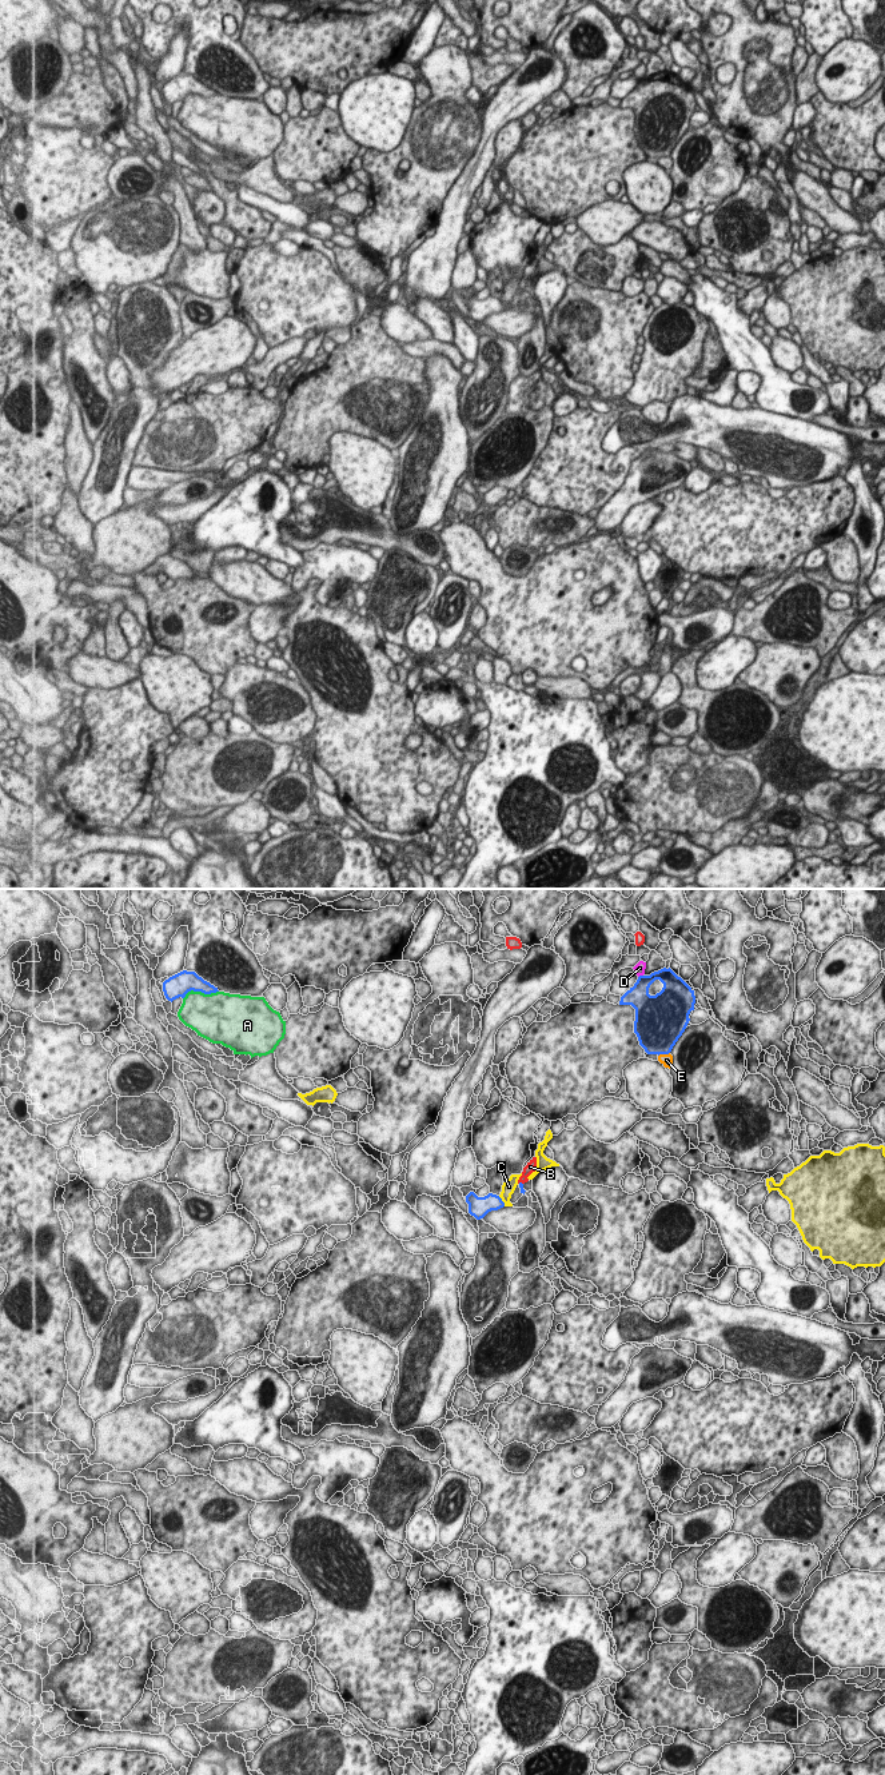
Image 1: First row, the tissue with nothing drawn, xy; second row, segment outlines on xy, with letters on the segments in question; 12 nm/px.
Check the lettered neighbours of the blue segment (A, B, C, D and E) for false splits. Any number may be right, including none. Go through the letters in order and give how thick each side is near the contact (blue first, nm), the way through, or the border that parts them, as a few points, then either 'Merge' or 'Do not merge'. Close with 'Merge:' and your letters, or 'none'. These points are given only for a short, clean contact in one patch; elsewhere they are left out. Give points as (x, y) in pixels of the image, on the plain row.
A: Thickness 280 nm (blue) against 440 nm. Do not merge
B: Thickness 60 nm (blue) against 120 nm. Path across: xy (521, 288), (521, 286), (530, 270). Merge
C: Thickness 220 nm (blue) against 160 nm. Do not merge
D: Thickness 260 nm (blue) against 130 nm. Boundary: xy (642, 78), (638, 80). Do not merge
E: Thickness 480 nm (blue) against 140 nm. Do not merge
Merge: B

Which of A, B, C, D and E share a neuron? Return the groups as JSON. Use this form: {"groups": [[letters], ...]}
{"groups": [["A"], ["B"], ["C"], ["D"], ["E"]]}

